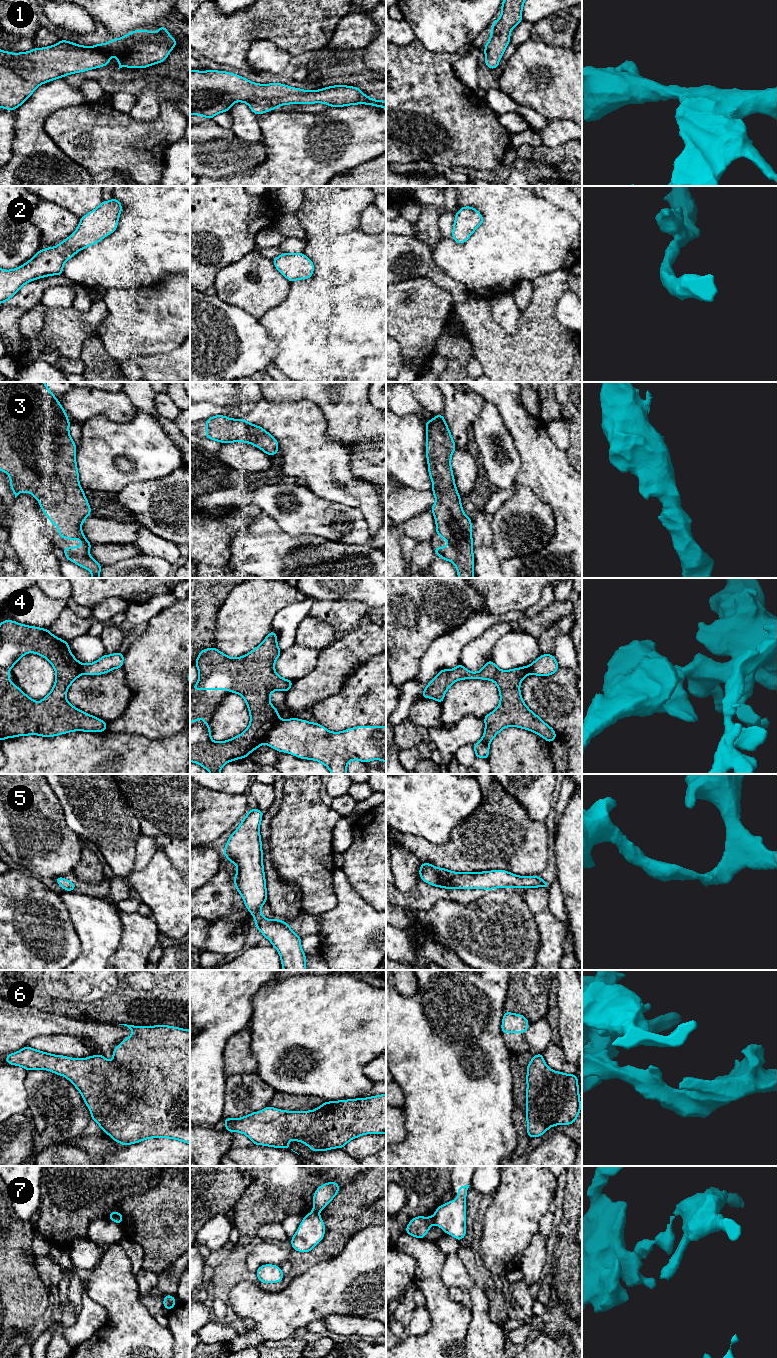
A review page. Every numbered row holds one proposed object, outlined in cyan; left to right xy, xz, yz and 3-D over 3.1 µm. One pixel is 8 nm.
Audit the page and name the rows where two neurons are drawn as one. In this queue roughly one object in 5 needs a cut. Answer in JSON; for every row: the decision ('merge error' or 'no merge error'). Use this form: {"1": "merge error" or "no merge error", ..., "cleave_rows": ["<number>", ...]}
{"1": "no merge error", "2": "no merge error", "3": "no merge error", "4": "merge error", "5": "no merge error", "6": "no merge error", "7": "merge error", "cleave_rows": ["4", "7"]}

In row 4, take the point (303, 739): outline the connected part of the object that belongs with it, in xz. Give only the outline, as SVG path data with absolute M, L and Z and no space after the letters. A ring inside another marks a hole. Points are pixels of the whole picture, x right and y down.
M290 718L280 720L267 734L265 744L298 758L323 763L332 774L346 774L351 760L367 763L383 760L386 763L386 726L358 726L342 732L331 732L319 723Z

